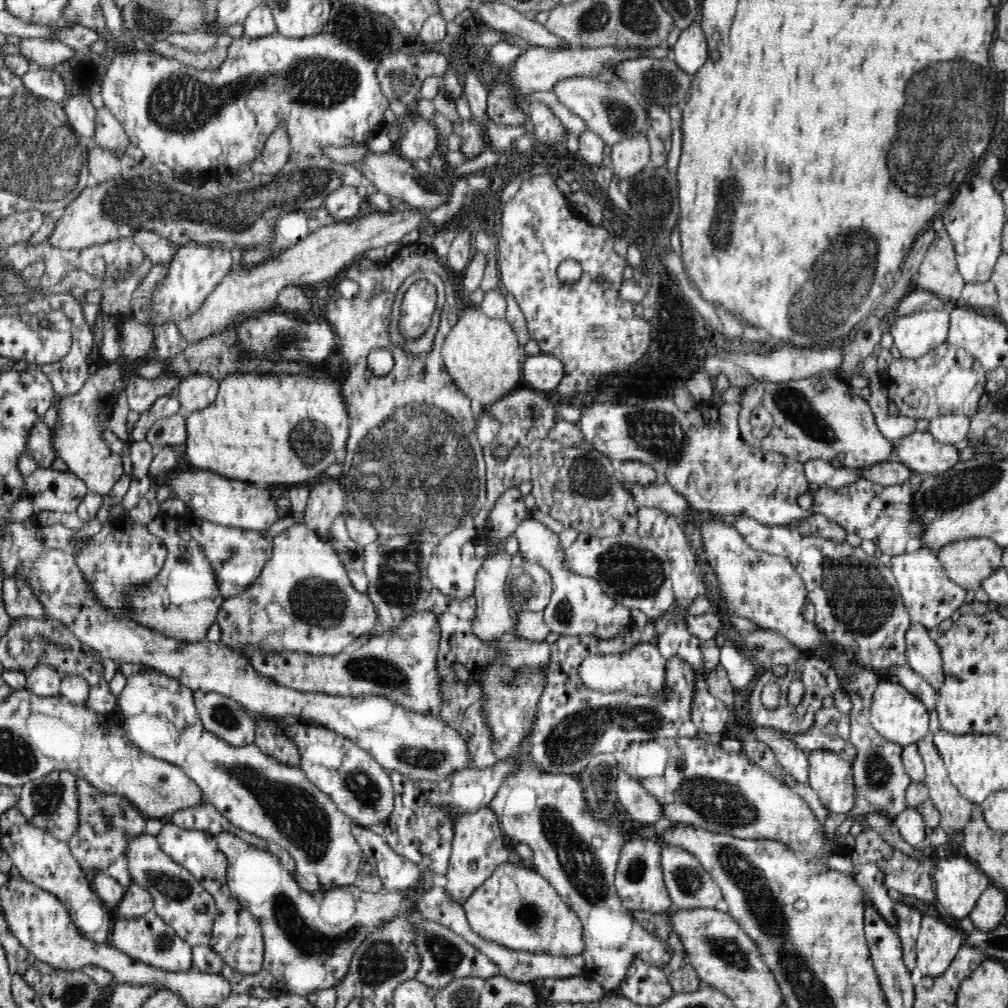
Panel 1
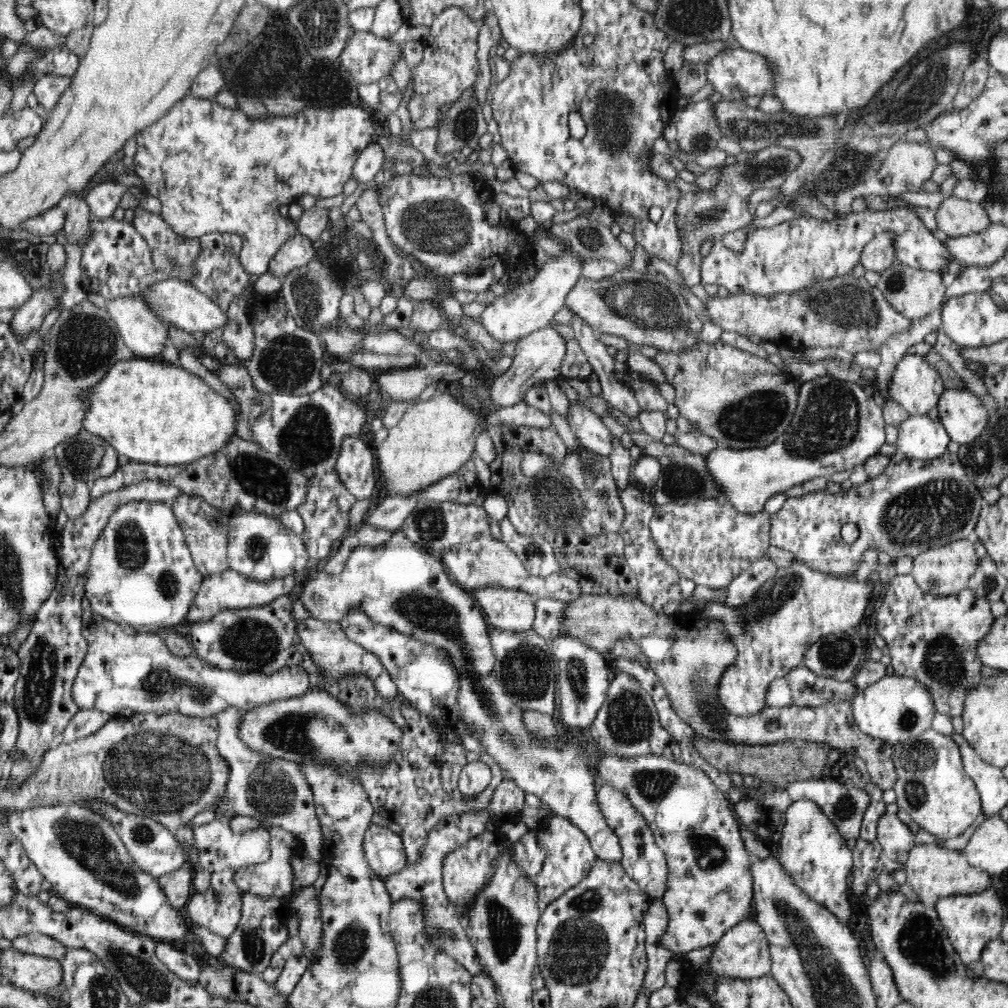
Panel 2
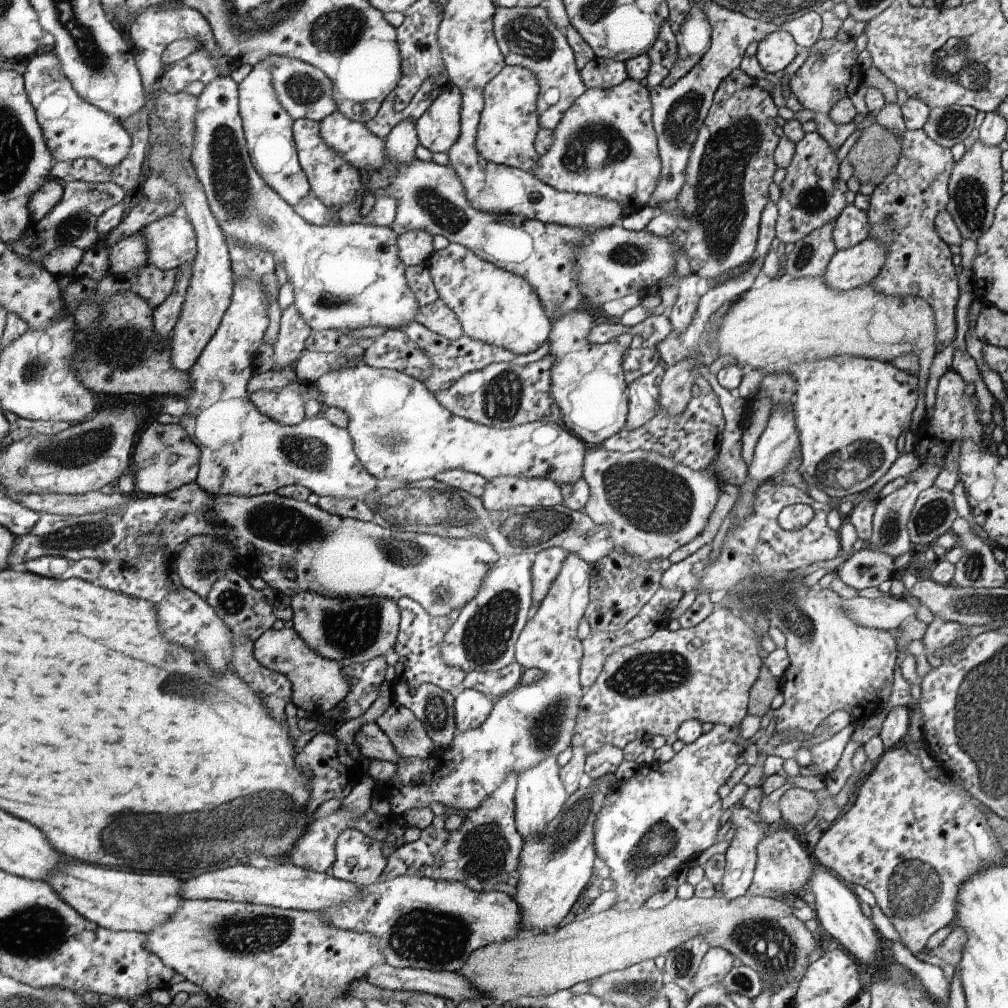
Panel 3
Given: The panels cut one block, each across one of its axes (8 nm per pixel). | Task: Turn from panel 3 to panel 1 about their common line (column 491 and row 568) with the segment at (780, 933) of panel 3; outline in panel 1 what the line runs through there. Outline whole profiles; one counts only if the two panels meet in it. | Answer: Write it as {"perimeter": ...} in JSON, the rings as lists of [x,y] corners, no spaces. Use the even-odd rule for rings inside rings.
{"perimeter":[[[966,537],[950,541],[939,548],[938,558],[943,563],[946,575],[966,590],[977,590],[986,578],[1002,568],[1003,547],[990,537]]]}

